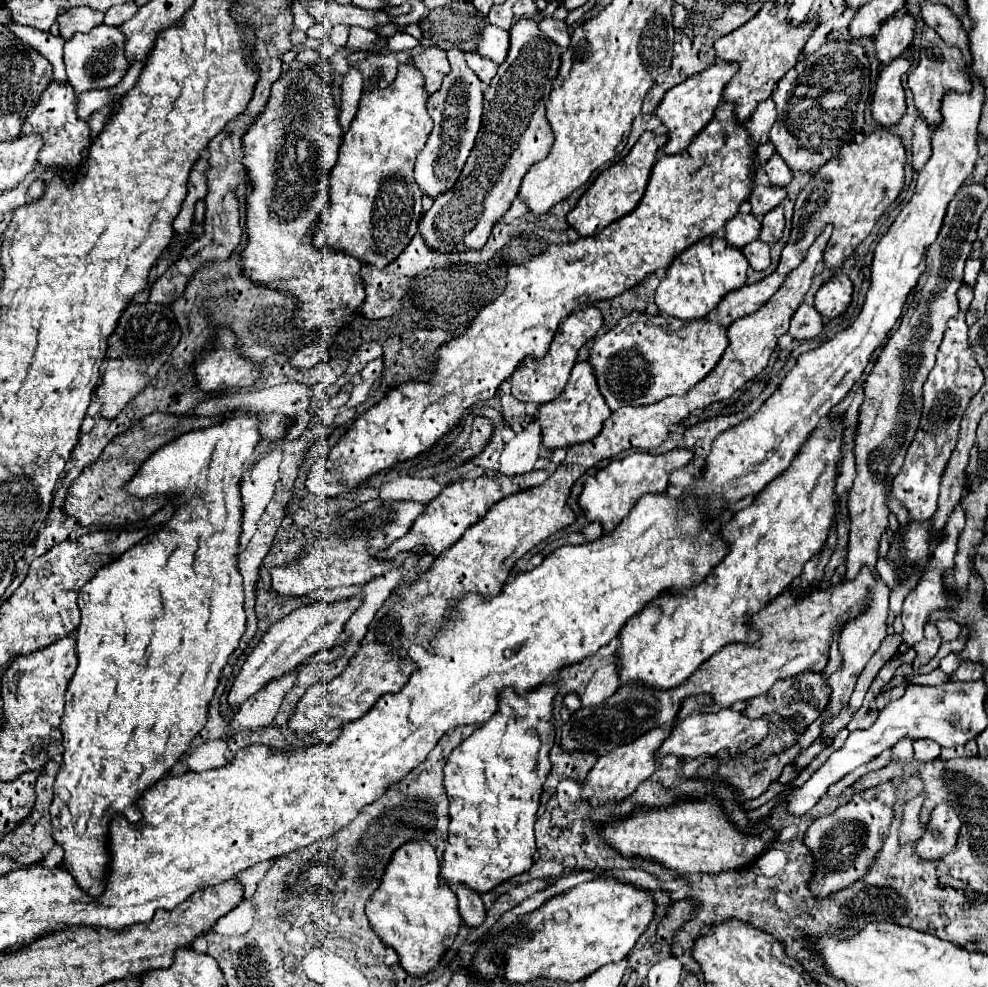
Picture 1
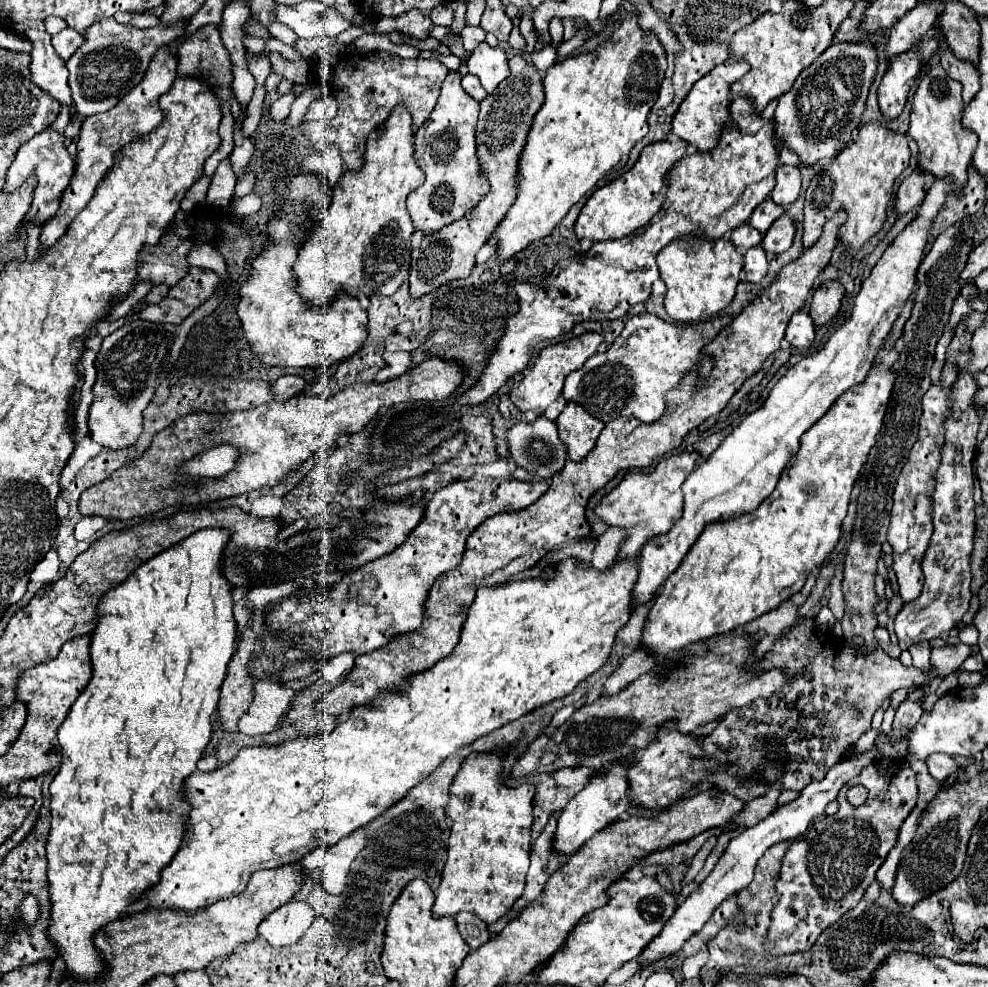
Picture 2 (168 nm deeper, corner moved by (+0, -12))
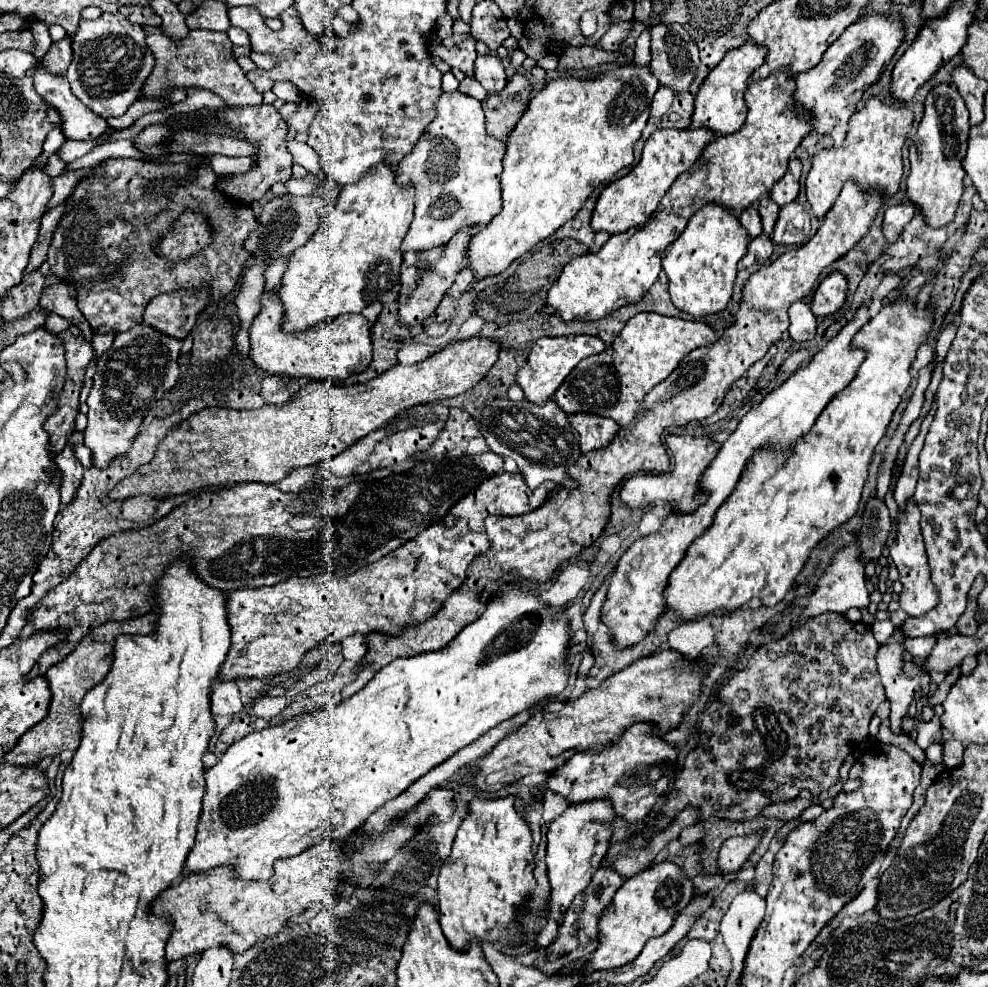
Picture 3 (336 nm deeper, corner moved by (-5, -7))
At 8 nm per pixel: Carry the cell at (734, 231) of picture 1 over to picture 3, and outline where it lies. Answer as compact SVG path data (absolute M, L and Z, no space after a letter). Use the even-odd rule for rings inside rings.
M750 206L750 208L746 208L746 212L740 214L740 224L746 228L750 238L756 238L762 234L762 224L760 224L760 216L758 216L756 206Z

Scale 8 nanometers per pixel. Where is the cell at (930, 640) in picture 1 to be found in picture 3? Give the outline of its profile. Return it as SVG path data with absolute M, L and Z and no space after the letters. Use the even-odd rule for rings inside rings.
M928 636L928 638L906 638L906 642L904 642L906 650L908 650L918 662L922 662L922 660L926 660L926 658L930 656L934 644L936 644L936 638L934 638L934 636Z

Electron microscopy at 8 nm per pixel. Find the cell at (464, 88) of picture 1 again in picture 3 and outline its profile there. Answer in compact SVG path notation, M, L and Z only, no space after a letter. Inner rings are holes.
M446 92L436 102L438 116L422 132L420 140L408 156L398 164L398 184L414 184L416 188L416 208L410 230L402 242L402 252L406 250L428 250L434 246L446 244L462 226L488 224L502 208L502 190L500 190L500 172L506 144L494 140L484 130L484 112L482 102L464 96L462 92Z

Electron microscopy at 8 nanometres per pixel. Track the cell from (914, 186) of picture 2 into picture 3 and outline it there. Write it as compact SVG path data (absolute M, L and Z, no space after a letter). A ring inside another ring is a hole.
M904 200L902 204L896 204L892 208L888 208L884 212L884 236L888 242L894 242L898 238L898 234L904 230L904 226L912 220L916 212L916 204L912 204L910 200Z

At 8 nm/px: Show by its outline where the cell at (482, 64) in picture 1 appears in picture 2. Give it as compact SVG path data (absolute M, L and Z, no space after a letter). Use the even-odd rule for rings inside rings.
M465 75L461 79L461 87L475 99L475 101L483 101L487 97L485 89L479 85L479 79L477 77L471 77L471 75Z

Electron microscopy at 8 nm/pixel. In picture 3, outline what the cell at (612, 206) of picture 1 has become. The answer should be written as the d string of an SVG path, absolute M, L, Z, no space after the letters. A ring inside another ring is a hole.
M688 128L688 130L662 130L654 132L642 150L642 160L620 180L610 182L596 200L590 228L594 232L620 234L632 226L644 224L658 208L660 200L674 184L674 180L686 172L700 156L702 148L710 142L712 130Z

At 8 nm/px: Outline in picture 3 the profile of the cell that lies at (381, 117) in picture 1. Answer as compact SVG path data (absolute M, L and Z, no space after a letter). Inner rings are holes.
M382 160L376 164L360 182L346 184L340 192L334 208L322 216L318 230L310 236L310 240L292 252L286 274L282 276L282 286L278 288L280 300L284 304L284 330L300 332L318 324L320 320L330 320L340 314L360 314L372 302L380 302L386 294L400 286L400 270L402 270L402 252L400 240L404 240L410 222L414 216L414 196L412 188L396 184L396 168Z

